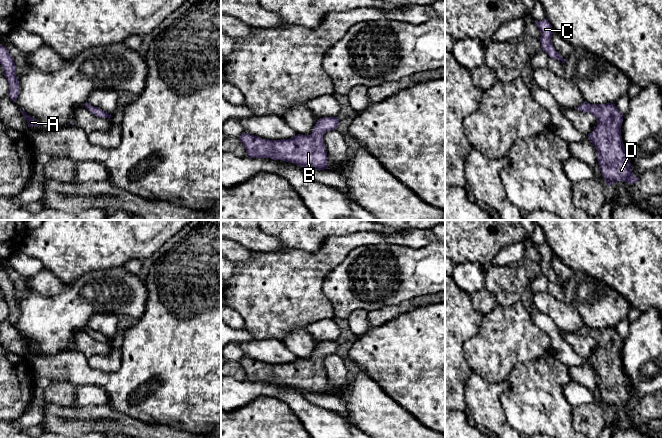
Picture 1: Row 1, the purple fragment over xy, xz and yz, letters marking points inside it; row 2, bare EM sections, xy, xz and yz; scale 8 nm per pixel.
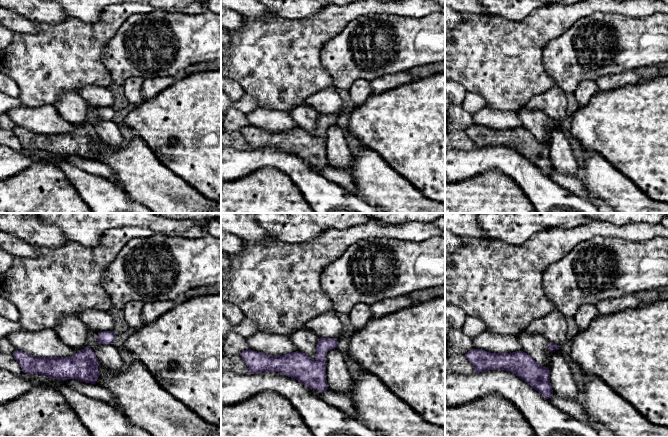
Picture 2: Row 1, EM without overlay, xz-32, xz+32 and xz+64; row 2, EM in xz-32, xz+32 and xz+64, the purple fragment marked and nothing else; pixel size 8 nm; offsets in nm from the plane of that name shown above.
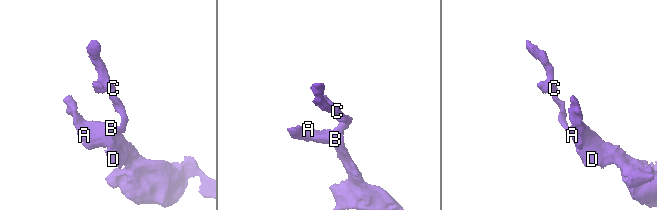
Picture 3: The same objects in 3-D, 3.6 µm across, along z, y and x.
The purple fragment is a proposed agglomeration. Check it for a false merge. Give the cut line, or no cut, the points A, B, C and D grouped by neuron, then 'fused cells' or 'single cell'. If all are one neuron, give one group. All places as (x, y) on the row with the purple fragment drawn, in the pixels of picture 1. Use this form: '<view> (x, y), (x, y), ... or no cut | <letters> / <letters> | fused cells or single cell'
no cut | A B C D | single cell

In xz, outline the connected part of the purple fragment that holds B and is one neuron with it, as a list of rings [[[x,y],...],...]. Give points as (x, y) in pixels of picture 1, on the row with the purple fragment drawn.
[[[338,117],[317,119],[310,135],[298,134],[290,139],[269,140],[243,132],[239,140],[250,158],[271,158],[298,164],[303,168],[328,169],[323,135],[336,130]]]

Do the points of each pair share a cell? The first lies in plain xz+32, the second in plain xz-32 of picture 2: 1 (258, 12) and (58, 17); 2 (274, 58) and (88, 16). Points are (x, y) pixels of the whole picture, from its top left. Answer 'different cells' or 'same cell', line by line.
1: same cell
2: different cells

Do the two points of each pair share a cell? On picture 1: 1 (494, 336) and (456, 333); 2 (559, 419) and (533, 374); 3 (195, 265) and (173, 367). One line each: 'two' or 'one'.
1: two
2: one
3: one

